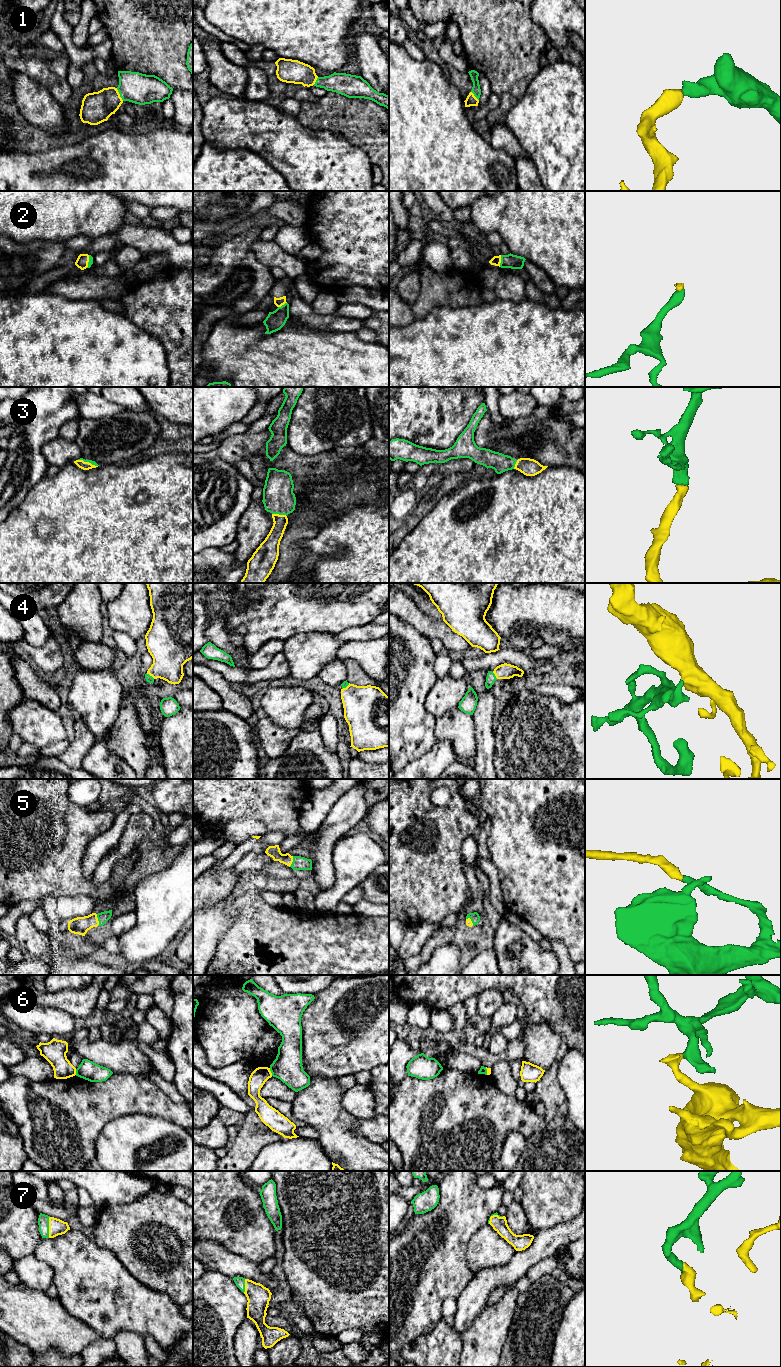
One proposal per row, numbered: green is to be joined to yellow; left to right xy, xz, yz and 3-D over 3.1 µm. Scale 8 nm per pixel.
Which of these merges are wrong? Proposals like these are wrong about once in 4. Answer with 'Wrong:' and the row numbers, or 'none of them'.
Wrong: 6

